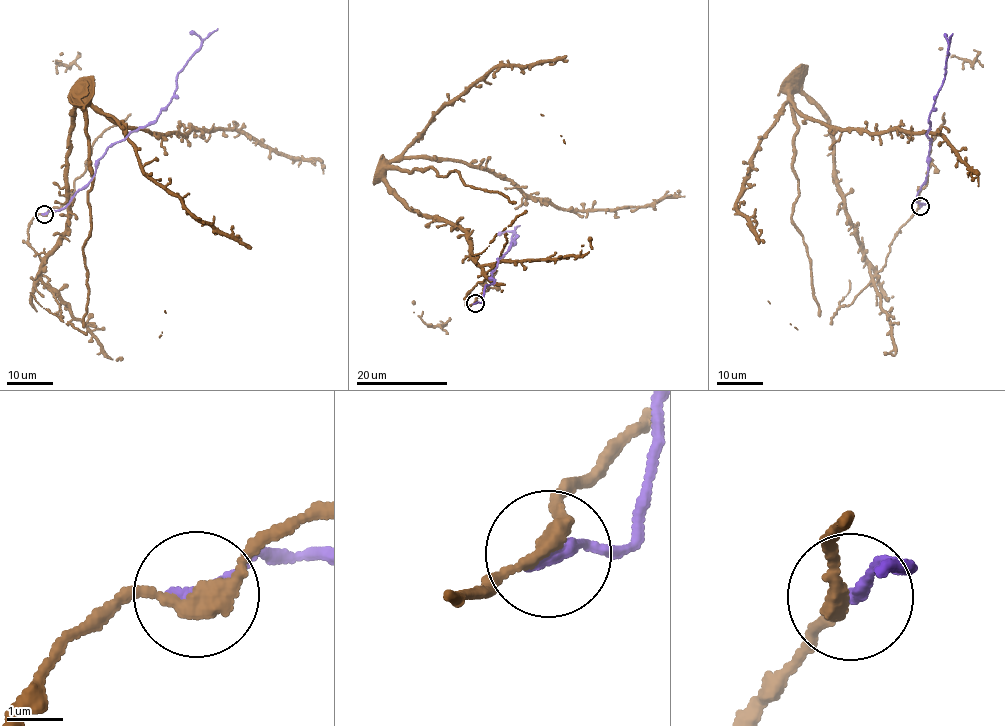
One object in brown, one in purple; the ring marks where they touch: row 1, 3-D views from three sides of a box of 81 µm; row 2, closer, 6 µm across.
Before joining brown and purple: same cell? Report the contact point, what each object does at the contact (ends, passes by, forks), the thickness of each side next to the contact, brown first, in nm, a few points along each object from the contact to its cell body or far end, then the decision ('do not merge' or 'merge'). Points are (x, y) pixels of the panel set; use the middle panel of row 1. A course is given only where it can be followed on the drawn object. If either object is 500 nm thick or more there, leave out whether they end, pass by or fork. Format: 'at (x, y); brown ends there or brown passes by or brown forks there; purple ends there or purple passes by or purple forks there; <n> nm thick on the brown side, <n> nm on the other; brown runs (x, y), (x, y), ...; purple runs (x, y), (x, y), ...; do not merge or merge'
at (475, 303); brown passes by; purple ends there; 300 nm thick on the brown side, 240 nm on the other; brown runs (475, 302), (491, 264), (458, 226), (407, 208), (393, 161), (481, 166), (564, 209), (684, 196); purple runs (475, 302), (482, 301), (485, 285), (493, 284), (489, 279), (498, 258), (508, 250), (520, 225); do not merge

